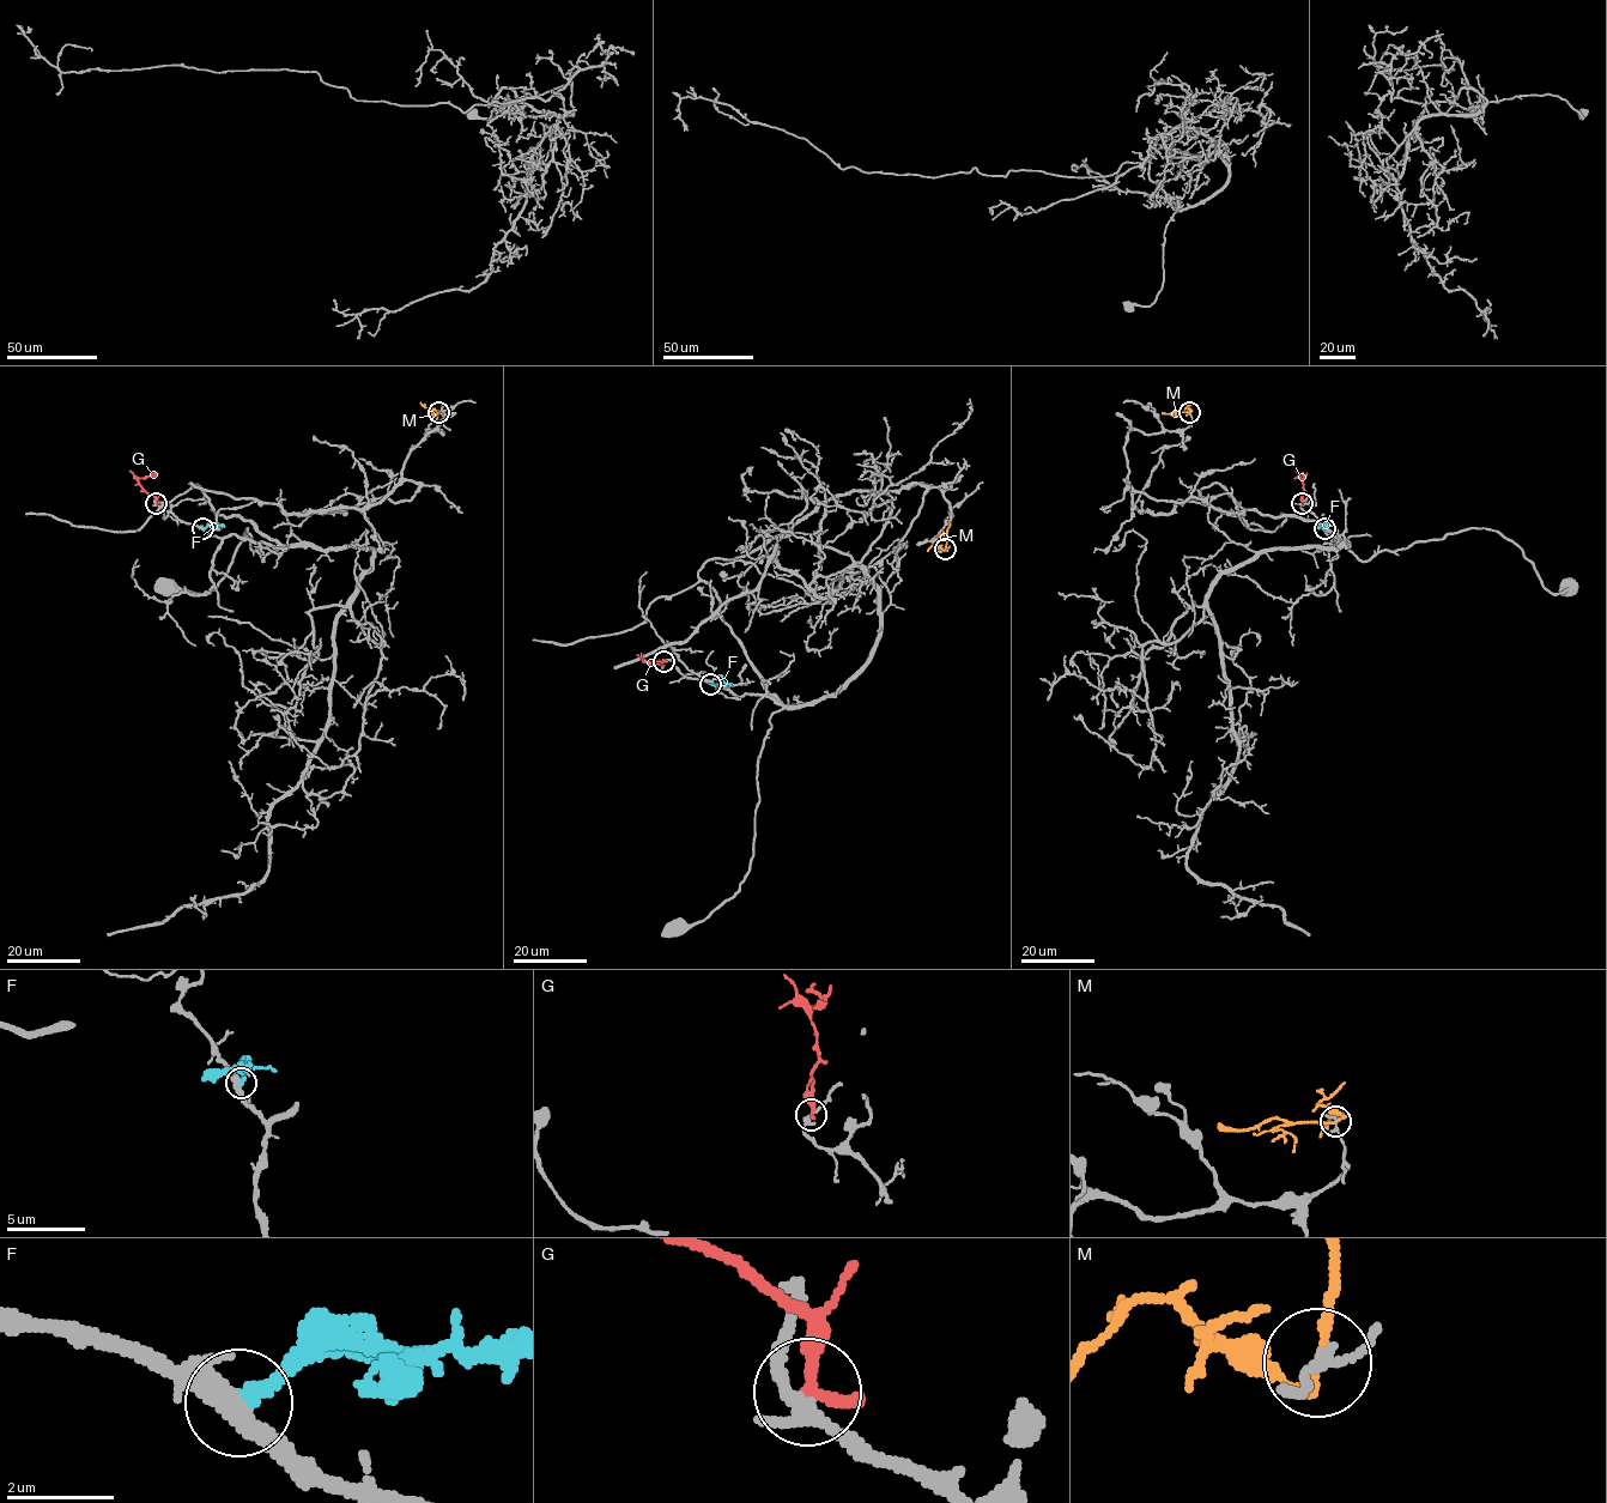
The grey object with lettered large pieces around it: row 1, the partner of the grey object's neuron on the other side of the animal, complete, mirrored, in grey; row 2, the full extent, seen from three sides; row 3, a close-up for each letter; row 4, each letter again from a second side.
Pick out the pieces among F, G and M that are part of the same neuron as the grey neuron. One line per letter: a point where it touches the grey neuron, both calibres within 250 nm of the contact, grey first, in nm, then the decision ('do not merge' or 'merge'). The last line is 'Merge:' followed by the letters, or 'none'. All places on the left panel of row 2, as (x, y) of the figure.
F: meets grey at (202, 528); 420 nm thick on the grey side, 240 nm on the other; do not merge
G: meets grey at (156, 503); 280 nm thick on the grey side, 320 nm on the other; do not merge
M: meets grey at (438, 412); 160 nm thick on the grey side, 180 nm on the other; do not merge
Merge: none

